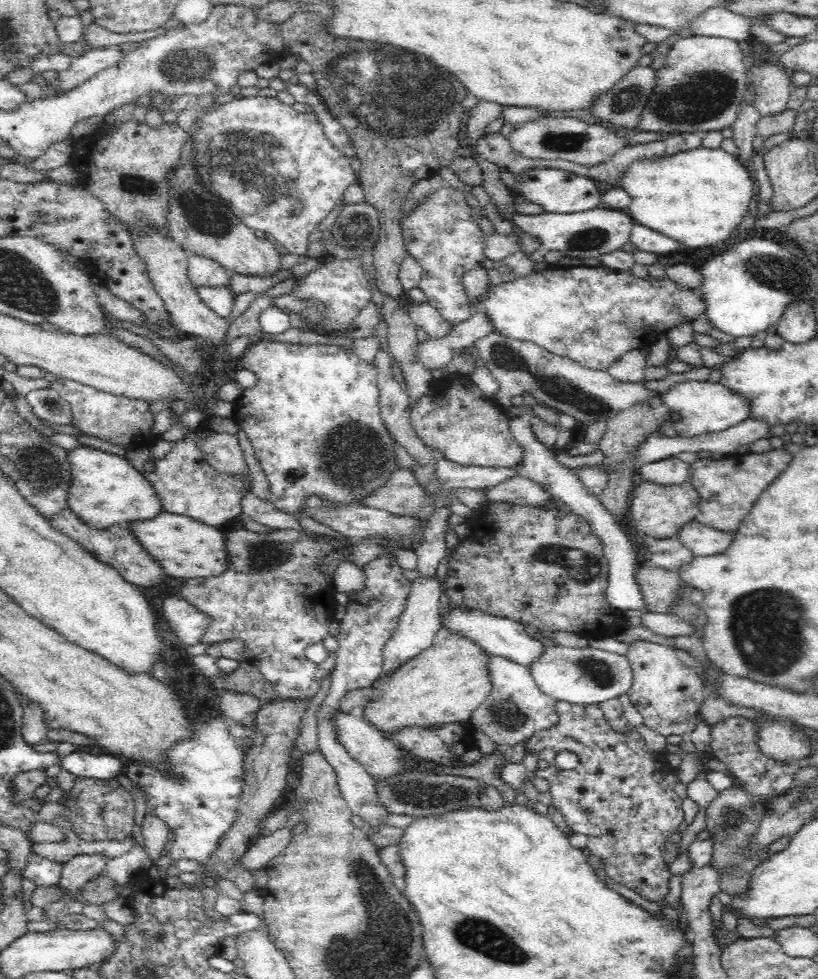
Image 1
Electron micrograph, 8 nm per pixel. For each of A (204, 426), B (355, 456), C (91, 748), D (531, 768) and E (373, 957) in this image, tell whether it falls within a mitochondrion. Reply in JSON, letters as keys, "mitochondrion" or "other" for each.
{"A":"other","B":"mitochondrion","C":"other","D":"other","E":"mitochondrion"}

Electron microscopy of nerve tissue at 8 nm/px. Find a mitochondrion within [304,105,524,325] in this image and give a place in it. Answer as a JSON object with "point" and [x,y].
{"point":[358,227]}

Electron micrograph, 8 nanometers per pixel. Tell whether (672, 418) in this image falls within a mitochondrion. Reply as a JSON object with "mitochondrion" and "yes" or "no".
{"mitochondrion":"no"}

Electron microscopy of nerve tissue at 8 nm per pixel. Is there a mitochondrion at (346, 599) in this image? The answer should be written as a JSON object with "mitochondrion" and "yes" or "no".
{"mitochondrion":"no"}

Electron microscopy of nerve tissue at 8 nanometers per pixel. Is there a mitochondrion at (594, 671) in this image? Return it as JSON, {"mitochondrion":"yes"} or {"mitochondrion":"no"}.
{"mitochondrion":"yes"}

